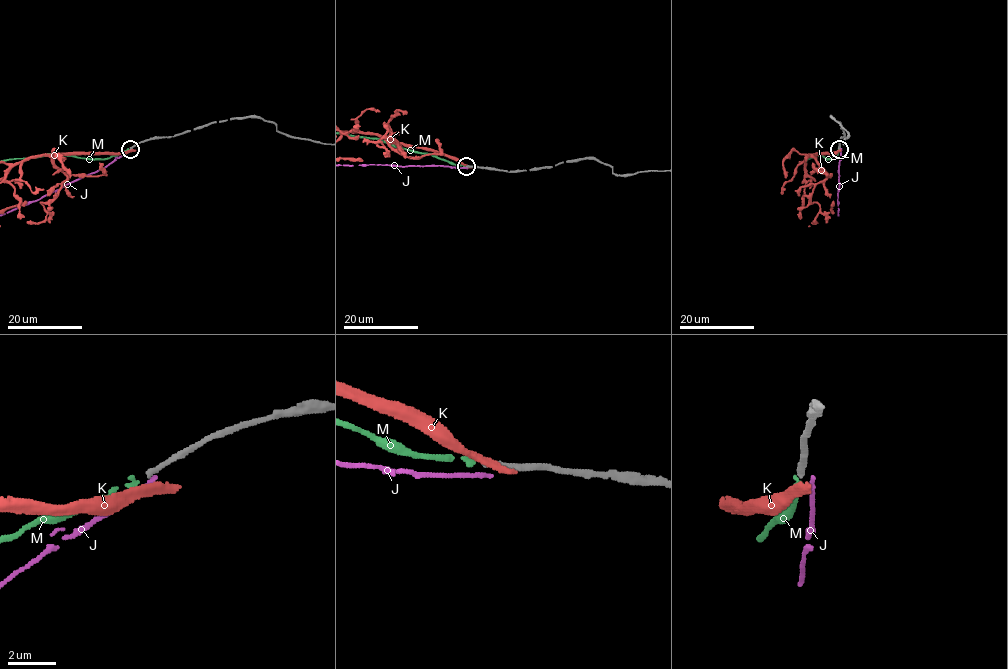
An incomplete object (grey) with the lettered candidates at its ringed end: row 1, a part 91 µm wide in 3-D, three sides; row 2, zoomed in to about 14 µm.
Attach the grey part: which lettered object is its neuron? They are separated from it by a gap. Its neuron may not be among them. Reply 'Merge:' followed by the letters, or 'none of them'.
Merge: M

